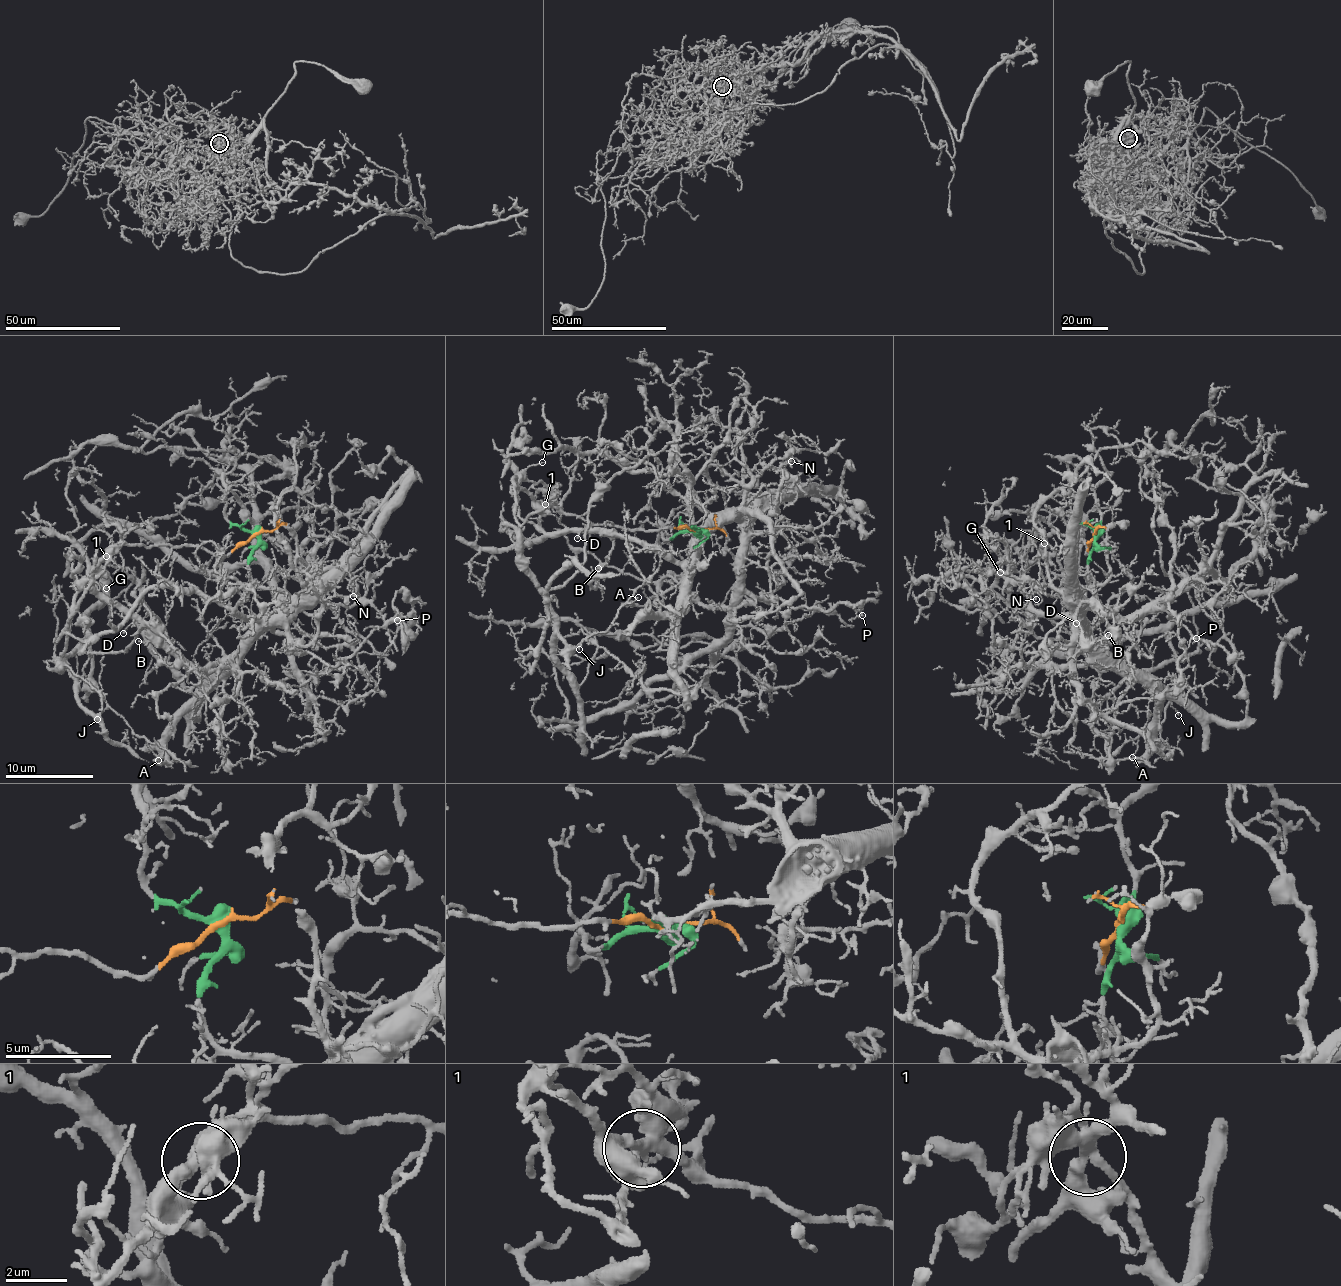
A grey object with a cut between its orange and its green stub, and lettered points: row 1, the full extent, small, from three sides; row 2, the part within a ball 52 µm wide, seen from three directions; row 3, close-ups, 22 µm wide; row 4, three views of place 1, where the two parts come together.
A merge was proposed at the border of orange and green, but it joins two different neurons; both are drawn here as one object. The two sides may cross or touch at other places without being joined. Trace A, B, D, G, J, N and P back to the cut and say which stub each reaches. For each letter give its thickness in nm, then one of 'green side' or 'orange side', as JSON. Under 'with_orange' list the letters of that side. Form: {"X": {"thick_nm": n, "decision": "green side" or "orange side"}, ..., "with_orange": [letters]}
{"A": {"thick_nm": 100, "decision": "orange side"}, "B": {"thick_nm": 130, "decision": "green side"}, "D": {"thick_nm": 140, "decision": "green side"}, "G": {"thick_nm": 130, "decision": "orange side"}, "J": {"thick_nm": 120, "decision": "orange side"}, "N": {"thick_nm": 110, "decision": "green side"}, "P": {"thick_nm": 180, "decision": "green side"}, "with_orange": ["A", "G", "J"]}

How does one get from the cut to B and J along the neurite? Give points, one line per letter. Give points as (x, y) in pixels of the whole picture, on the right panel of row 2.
B: (1094, 535), (1084, 592), (1086, 632), (1112, 660), (1094, 662), (1080, 634), (1100, 629), (1109, 634)
J: (1094, 535), (1088, 552), (1052, 534), (1017, 577), (1012, 610), (1063, 651), (1159, 631), (1176, 658), (1179, 715)

